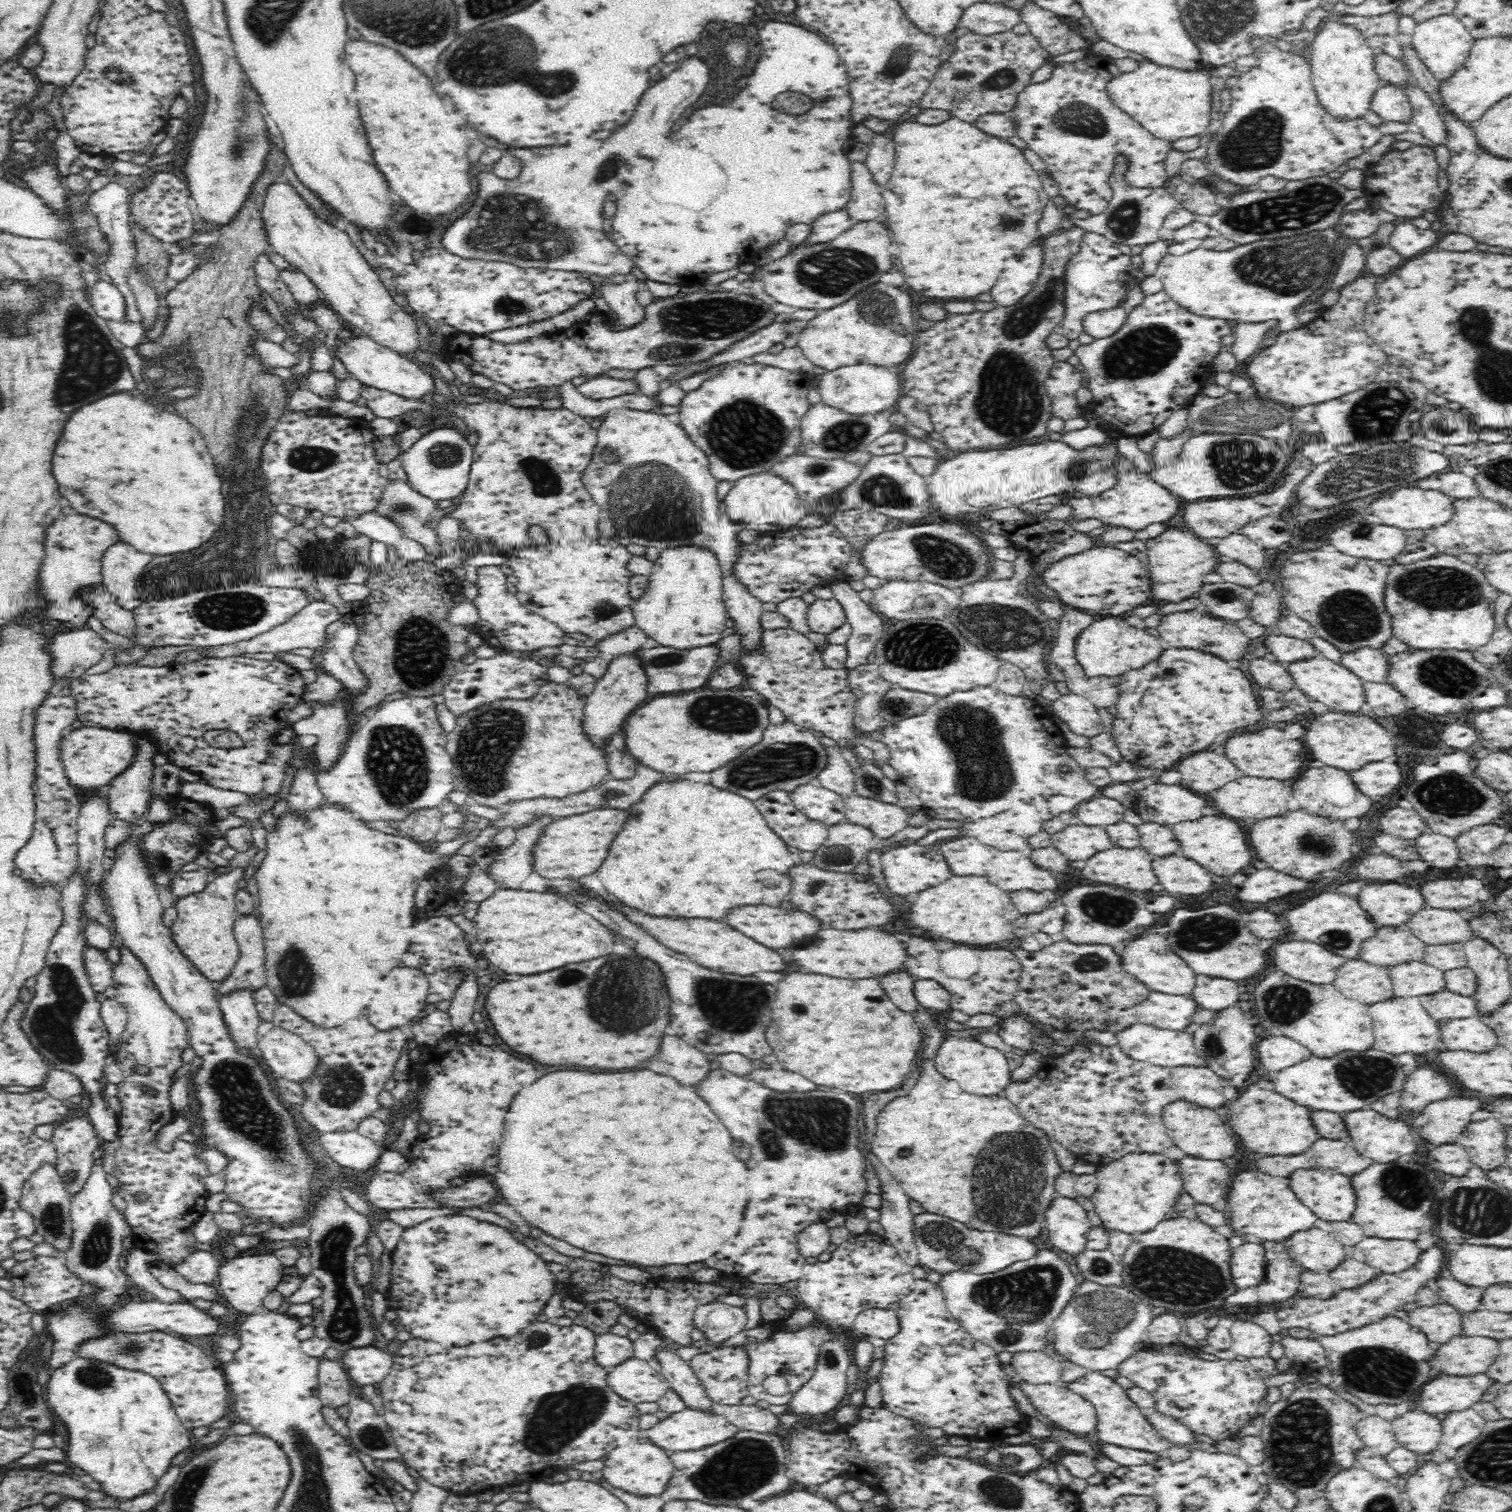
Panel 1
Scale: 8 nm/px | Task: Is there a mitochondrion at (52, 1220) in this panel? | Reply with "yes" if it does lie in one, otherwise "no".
yes

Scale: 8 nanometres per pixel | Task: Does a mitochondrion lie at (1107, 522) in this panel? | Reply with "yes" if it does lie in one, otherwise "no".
no

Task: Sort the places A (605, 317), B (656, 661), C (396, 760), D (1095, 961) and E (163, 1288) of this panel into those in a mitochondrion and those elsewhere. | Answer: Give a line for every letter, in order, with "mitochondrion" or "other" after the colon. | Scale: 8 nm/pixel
A: other
B: mitochondrion
C: mitochondrion
D: mitochondrion
E: other

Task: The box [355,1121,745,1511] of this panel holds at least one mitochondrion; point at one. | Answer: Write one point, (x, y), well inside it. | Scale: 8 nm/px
(559, 1418)

